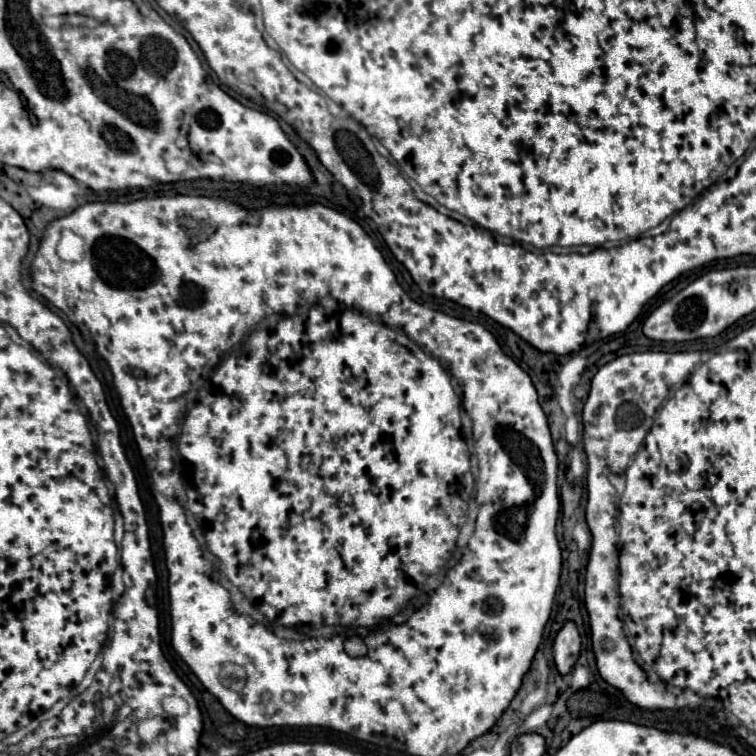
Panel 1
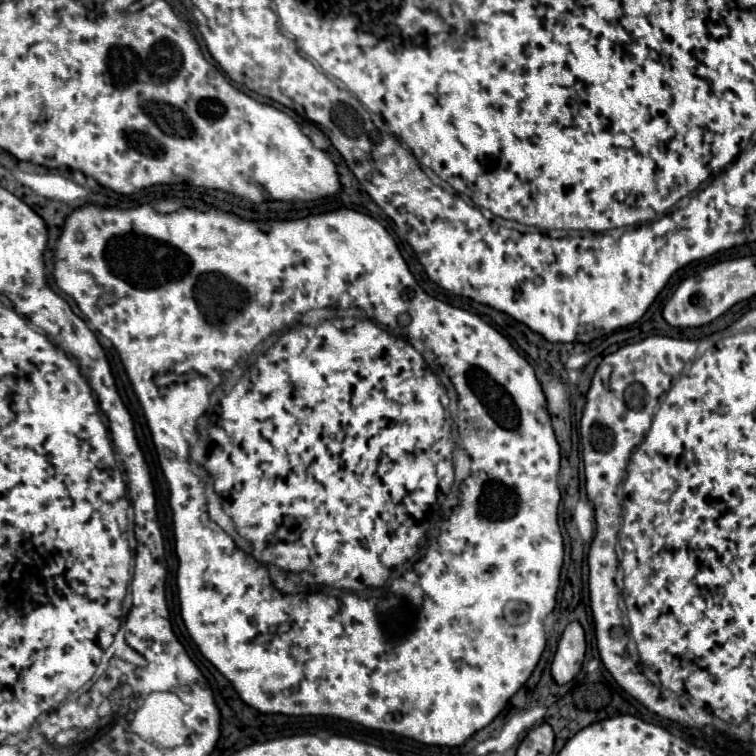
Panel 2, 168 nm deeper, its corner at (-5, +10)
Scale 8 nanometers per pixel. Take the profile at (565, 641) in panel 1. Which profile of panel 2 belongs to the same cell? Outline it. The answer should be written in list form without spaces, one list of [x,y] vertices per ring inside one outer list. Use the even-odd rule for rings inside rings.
[[[570,622],[558,642],[558,650],[552,662],[552,676],[558,684],[570,682],[580,672],[584,652],[586,652],[584,630],[580,622]]]

